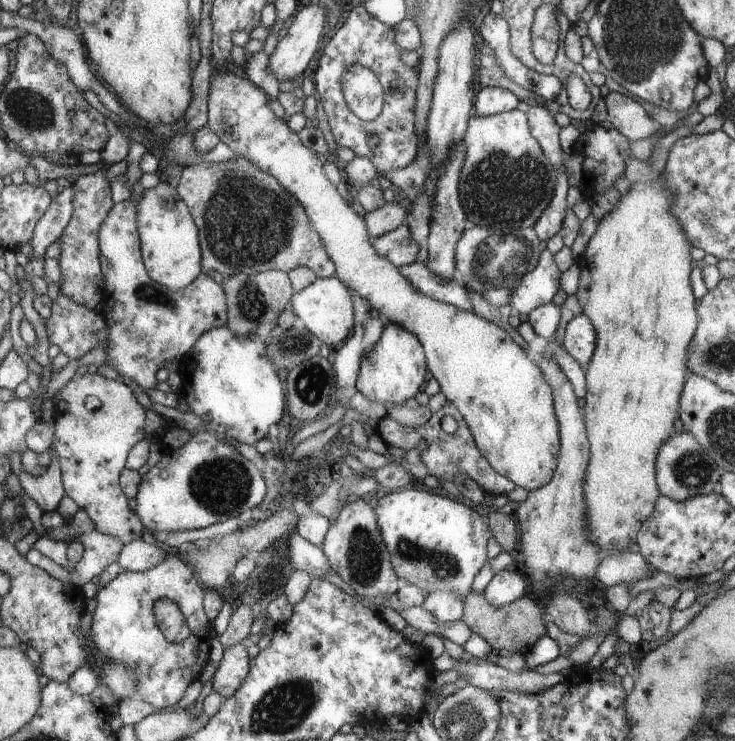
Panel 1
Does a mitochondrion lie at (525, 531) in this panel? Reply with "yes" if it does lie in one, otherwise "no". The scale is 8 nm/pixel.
no

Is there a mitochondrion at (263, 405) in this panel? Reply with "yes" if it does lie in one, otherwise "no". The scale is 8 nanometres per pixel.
no

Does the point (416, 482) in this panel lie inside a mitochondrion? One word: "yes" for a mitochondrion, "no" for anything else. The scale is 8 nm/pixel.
no

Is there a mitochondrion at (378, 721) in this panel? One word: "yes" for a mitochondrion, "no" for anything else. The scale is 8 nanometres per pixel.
no

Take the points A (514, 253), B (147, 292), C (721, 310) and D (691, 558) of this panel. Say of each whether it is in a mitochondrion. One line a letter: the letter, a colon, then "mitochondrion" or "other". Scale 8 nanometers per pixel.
A: mitochondrion
B: mitochondrion
C: other
D: other

